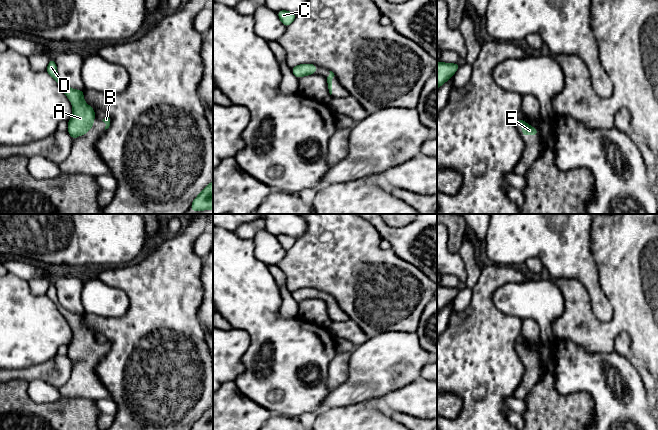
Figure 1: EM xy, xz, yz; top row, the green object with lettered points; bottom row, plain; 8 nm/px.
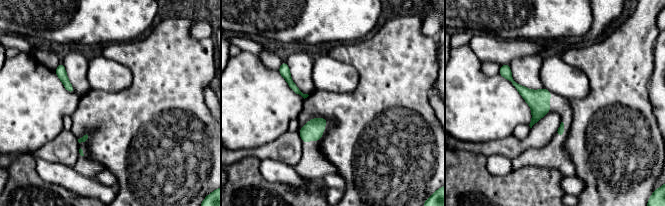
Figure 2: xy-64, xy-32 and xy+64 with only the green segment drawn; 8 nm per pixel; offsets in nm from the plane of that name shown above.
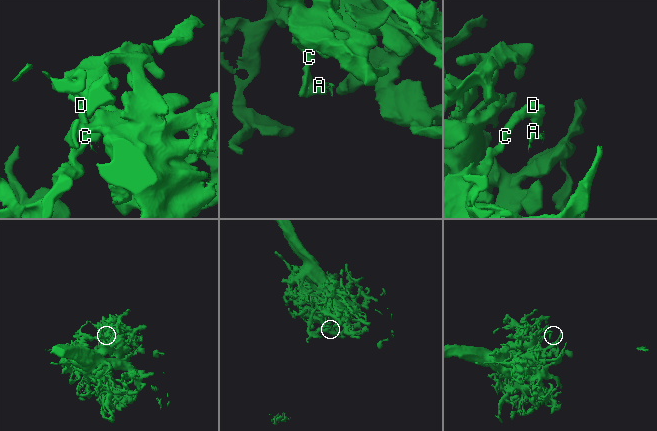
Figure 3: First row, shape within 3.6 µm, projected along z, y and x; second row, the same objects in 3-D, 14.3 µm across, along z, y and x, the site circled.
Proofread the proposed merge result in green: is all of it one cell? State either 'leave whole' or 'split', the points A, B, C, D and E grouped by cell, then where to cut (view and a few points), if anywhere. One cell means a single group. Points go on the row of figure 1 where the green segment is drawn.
leave whole | A B C D E | no cut

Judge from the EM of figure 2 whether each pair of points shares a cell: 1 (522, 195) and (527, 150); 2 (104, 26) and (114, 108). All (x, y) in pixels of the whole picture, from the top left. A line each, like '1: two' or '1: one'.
1: two
2: two

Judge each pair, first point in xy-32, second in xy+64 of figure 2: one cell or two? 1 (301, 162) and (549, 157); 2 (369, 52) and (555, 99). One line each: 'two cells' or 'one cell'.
1: one cell
2: two cells

